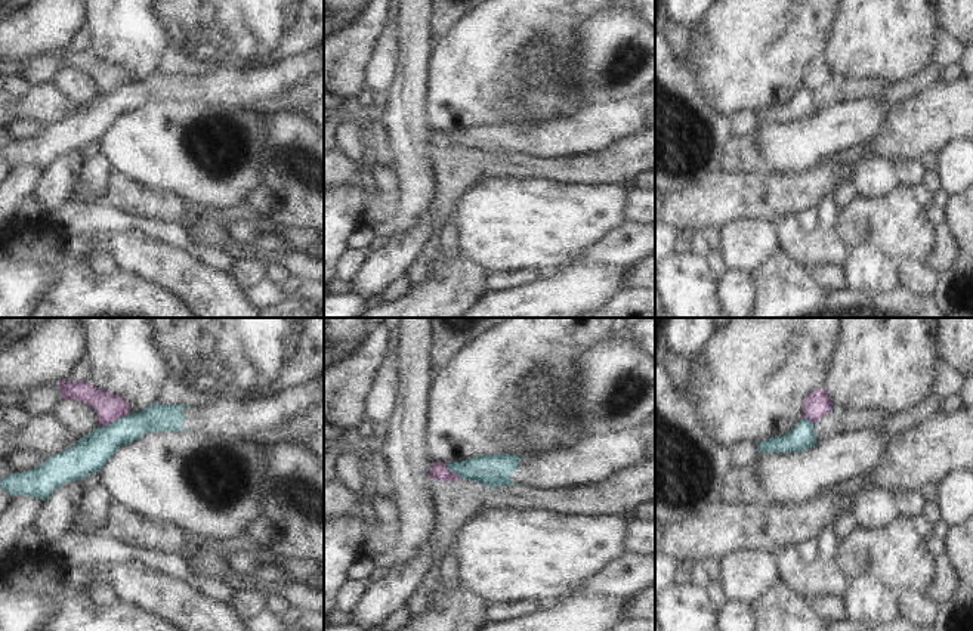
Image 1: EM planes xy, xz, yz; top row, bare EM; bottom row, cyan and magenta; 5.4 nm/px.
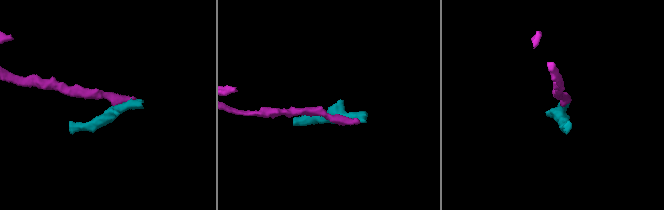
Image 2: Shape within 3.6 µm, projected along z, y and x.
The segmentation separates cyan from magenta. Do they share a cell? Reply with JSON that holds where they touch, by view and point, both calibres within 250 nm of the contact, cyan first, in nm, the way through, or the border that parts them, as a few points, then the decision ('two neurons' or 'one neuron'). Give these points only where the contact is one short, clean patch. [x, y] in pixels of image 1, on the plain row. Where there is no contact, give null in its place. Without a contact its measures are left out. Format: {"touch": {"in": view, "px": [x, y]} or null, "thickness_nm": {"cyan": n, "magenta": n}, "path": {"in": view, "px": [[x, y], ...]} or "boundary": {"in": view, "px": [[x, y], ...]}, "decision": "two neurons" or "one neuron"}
{"touch": {"in": "xy", "px": [117, 87]}, "thickness_nm": {"cyan": 190, "magenta": 150}, "boundary": {"in": "xy", "px": [[129, 83], [105, 95]]}, "decision": "two neurons"}

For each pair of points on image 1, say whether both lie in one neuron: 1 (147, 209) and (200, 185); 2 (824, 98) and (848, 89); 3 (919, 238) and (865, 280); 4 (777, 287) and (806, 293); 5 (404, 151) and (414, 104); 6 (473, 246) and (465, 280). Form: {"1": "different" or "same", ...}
{"1": "different", "2": "same", "3": "different", "4": "same", "5": "same", "6": "different"}

